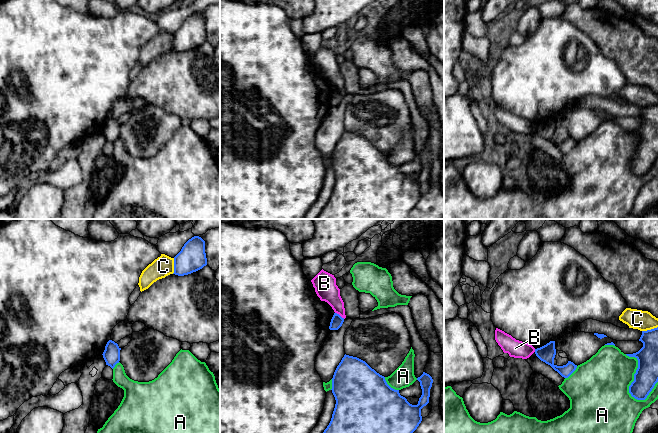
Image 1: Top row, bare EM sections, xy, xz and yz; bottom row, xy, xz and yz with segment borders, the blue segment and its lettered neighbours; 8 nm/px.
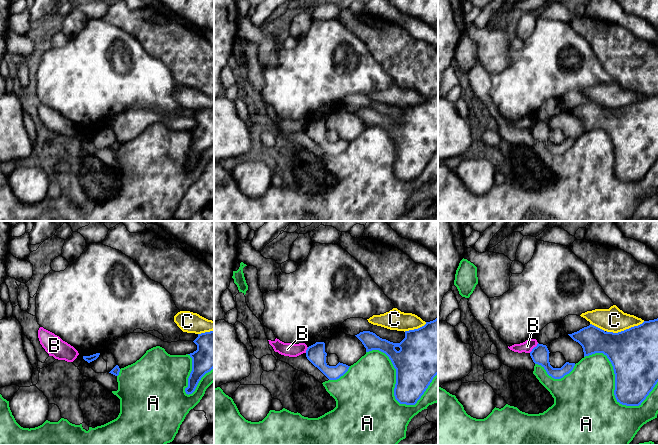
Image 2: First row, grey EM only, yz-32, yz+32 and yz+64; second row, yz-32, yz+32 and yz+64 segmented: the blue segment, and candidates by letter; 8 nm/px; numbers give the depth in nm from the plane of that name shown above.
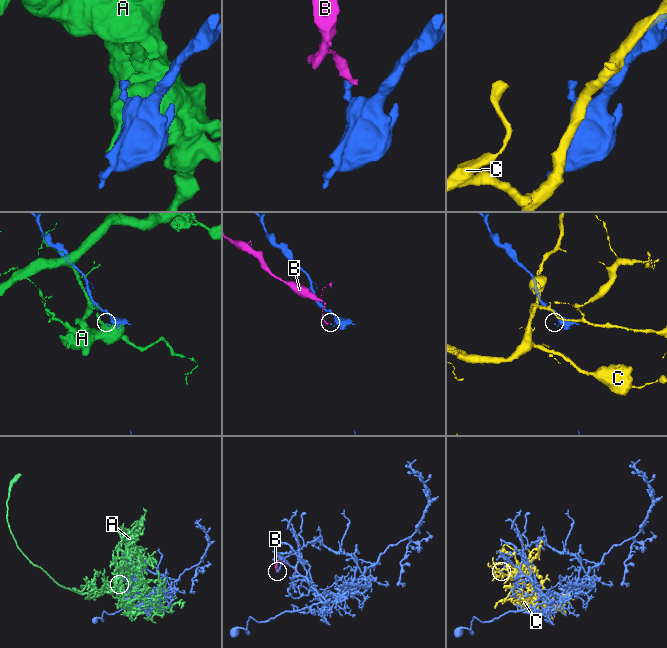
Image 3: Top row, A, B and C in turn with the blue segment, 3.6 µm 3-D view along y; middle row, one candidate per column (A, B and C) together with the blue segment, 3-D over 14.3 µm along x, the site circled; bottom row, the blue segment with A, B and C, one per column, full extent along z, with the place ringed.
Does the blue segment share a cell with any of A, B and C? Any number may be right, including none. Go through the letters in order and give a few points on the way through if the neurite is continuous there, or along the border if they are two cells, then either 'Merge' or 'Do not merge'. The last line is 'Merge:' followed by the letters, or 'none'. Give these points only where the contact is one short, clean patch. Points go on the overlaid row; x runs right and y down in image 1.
A: Do not merge
B: Boundary: xz (335, 312), (344, 318). Do not merge
C: Do not merge
Merge: none

